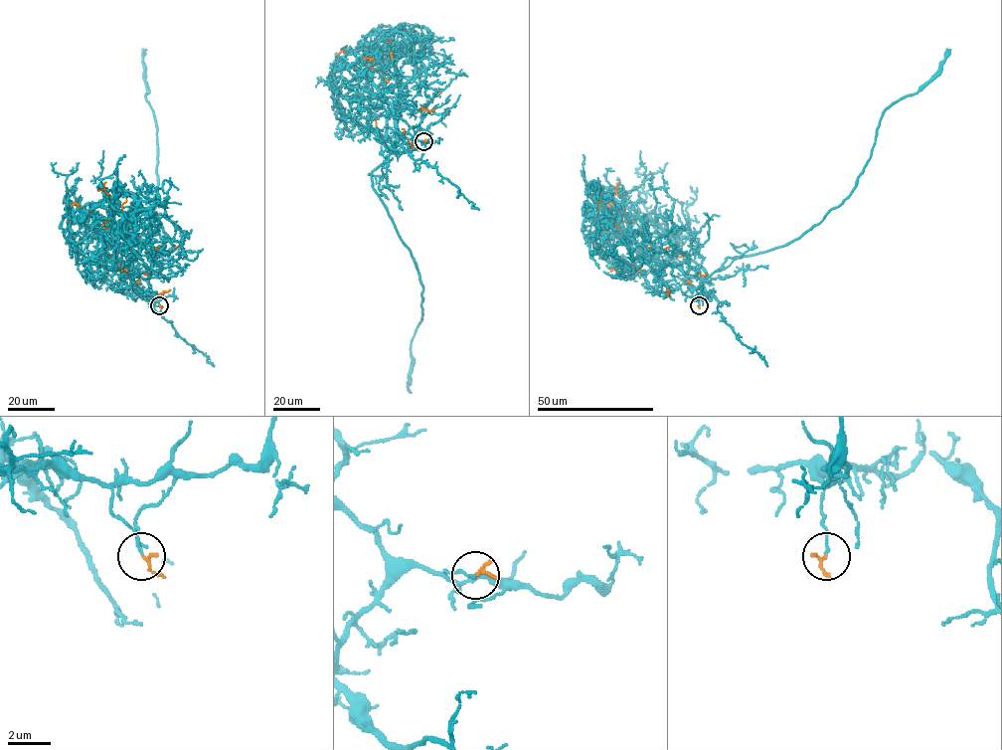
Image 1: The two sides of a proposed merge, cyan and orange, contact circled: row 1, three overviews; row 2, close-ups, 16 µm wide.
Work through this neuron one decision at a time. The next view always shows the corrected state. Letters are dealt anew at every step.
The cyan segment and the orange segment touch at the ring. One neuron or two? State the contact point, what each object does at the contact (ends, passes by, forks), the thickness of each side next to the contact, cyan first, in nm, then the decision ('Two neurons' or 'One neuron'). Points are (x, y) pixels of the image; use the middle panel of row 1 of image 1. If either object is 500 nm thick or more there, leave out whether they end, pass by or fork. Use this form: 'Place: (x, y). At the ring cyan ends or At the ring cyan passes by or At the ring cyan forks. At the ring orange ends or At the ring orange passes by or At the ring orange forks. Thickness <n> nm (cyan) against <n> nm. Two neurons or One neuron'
Place: (423, 141). At the ring cyan passes by. At the ring orange ends. Thickness 80 nm (cyan) against 160 nm. Two neurons

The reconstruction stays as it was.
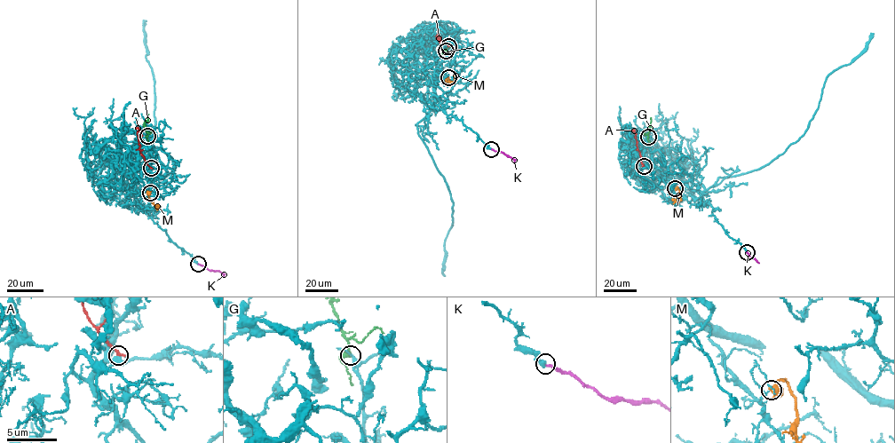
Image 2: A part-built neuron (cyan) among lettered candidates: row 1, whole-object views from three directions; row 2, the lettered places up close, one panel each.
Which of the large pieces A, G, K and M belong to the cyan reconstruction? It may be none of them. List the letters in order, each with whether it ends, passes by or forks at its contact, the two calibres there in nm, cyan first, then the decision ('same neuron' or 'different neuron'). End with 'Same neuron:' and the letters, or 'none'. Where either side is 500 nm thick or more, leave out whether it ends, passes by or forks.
A: it ends there; 320 nm thick on the cyan side, 200 nm on the other; different neuron
G: it passes by; 240 nm thick on the cyan side, 360 nm on the other; same neuron
K: it ends there; 340 nm thick on the cyan side, 170 nm on the other; same neuron
M: it passes by; 130 nm thick on the cyan side, 260 nm on the other; different neuron
Same neuron: G, K

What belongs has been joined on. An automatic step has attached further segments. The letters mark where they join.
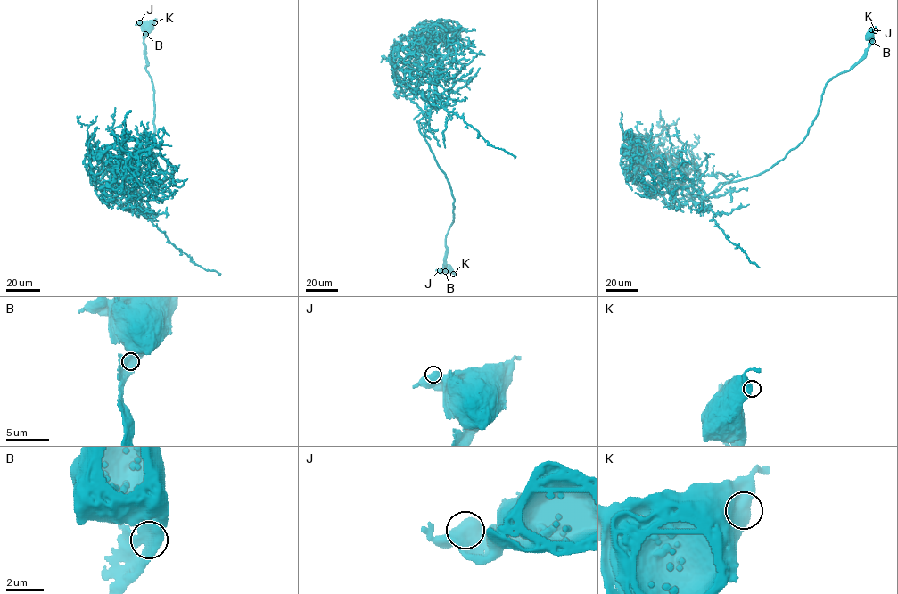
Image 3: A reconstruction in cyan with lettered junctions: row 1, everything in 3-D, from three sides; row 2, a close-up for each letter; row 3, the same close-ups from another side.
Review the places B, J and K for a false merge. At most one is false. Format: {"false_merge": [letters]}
{"false_merge": []}

